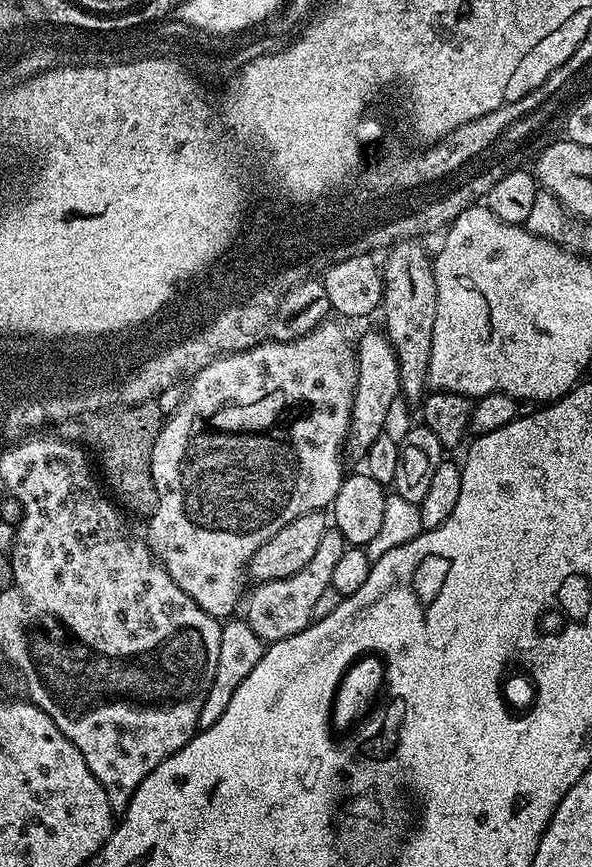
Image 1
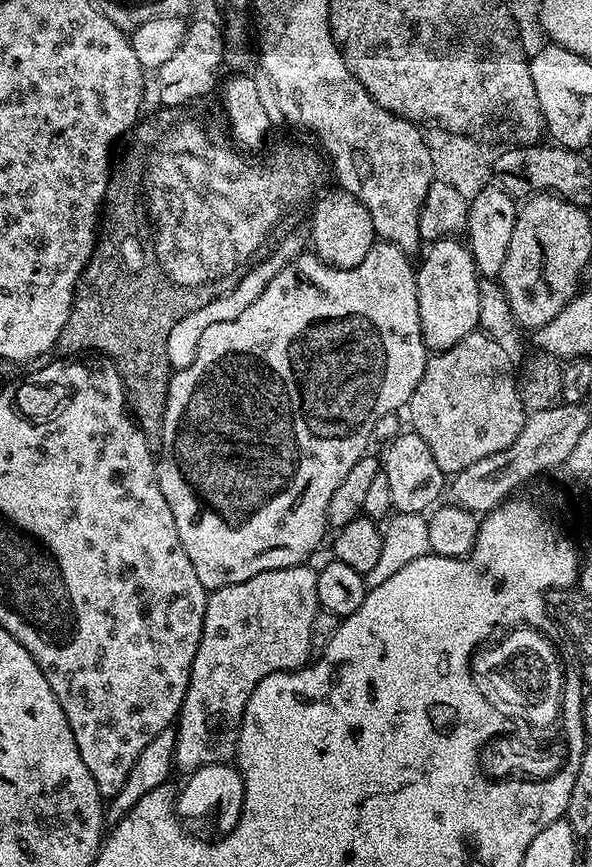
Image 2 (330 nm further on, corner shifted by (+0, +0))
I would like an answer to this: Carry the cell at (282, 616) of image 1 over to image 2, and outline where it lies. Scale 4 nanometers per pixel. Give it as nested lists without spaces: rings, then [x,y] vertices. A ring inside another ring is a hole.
[[[309,566],[279,568],[254,574],[246,582],[234,586],[211,589],[202,622],[202,638],[198,642],[198,654],[194,654],[194,666],[190,670],[190,682],[186,698],[180,707],[178,723],[175,725],[175,767],[191,774],[196,769],[211,764],[228,764],[236,754],[236,734],[246,710],[254,686],[275,672],[295,672],[305,667],[310,660],[310,625],[314,614],[321,611],[318,602],[317,569]]]

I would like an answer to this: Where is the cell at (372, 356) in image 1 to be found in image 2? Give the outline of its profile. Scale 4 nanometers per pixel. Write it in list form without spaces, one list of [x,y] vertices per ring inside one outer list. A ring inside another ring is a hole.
[[[463,239],[434,240],[427,248],[423,253],[424,261],[416,268],[418,318],[424,345],[437,353],[462,342],[462,338],[479,329],[481,277],[476,271],[472,251]]]

